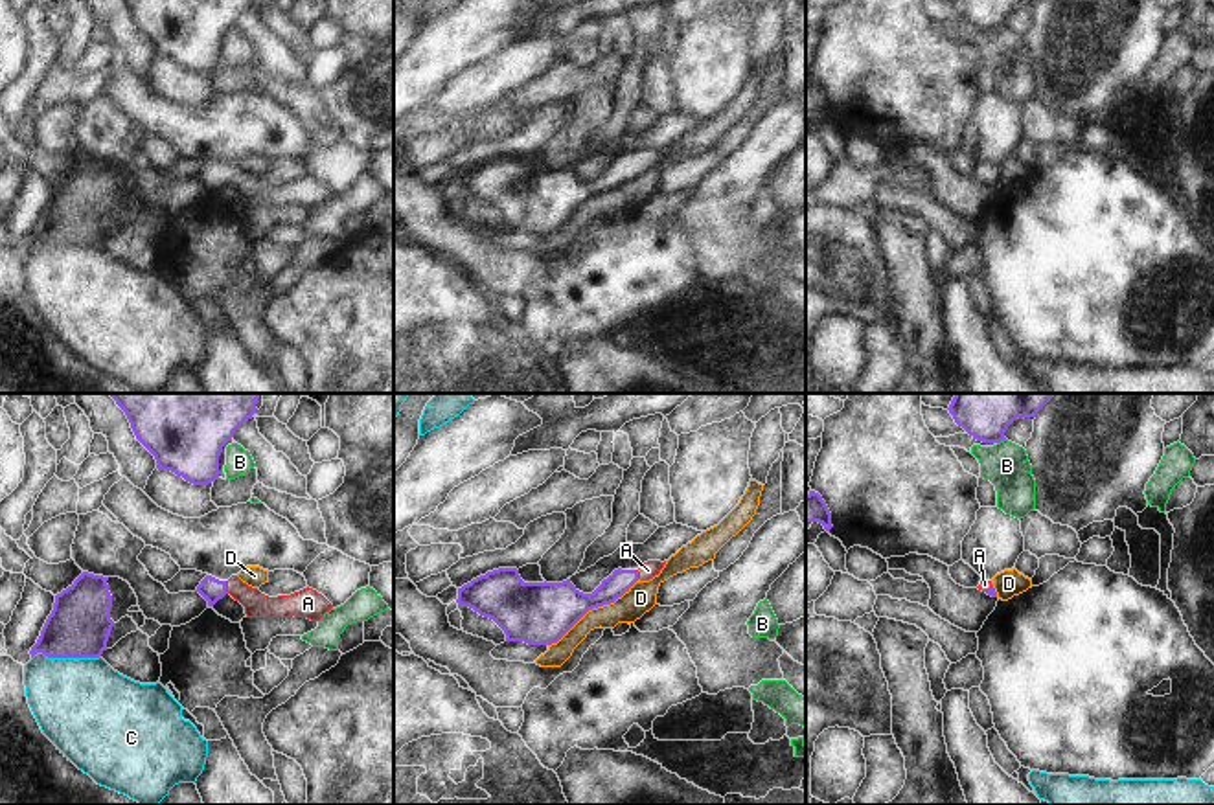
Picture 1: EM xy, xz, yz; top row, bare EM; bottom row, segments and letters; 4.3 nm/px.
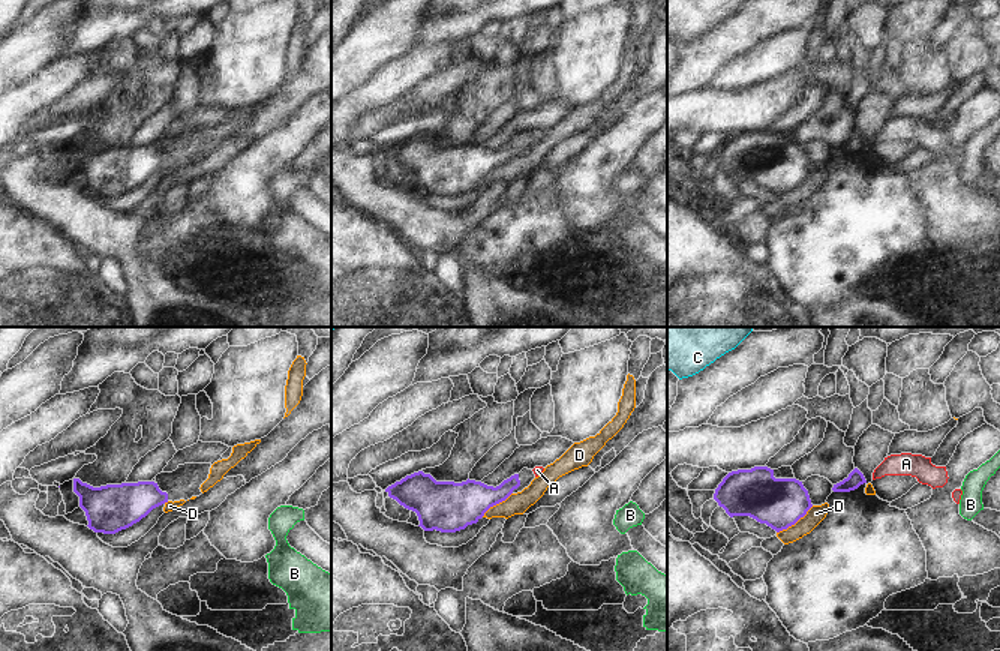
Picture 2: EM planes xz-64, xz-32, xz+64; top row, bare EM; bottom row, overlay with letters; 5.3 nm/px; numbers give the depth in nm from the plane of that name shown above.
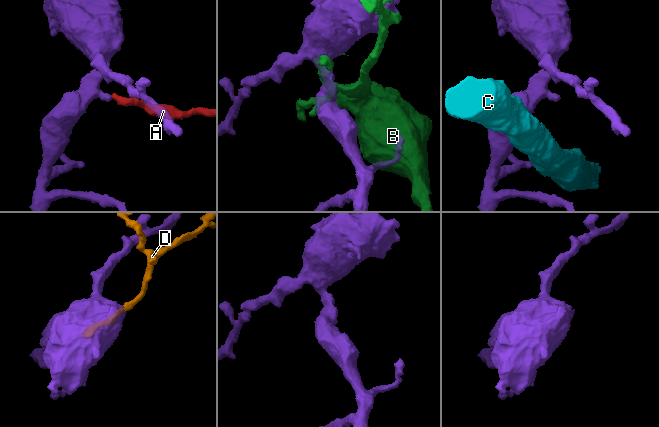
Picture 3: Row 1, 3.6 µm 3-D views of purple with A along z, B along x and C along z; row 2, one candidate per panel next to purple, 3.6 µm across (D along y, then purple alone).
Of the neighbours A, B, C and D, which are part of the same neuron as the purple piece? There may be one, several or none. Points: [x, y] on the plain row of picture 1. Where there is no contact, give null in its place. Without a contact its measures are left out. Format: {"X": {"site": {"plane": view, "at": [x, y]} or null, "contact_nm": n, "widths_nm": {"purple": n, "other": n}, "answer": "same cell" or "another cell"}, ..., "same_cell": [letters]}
{"A": {"site": {"plane": "xy", "at": [225, 175]}, "contact_nm": 60, "widths_nm": {"purple": 100, "other": 110}, "answer": "same cell"}, "B": {"site": {"plane": "yz", "at": [1001, 28]}, "contact_nm": 50, "widths_nm": {"purple": 140, "other": 200}, "answer": "another cell"}, "C": {"site": {"plane": "xy", "at": [65, 245]}, "contact_nm": 300, "widths_nm": {"purple": 280, "other": 420}, "answer": "another cell"}, "D": {"site": {"plane": "xz", "at": [593, 195]}, "contact_nm": 500, "widths_nm": {"purple": 280, "other": 130}, "answer": "another cell"}, "same_cell": ["A"]}

